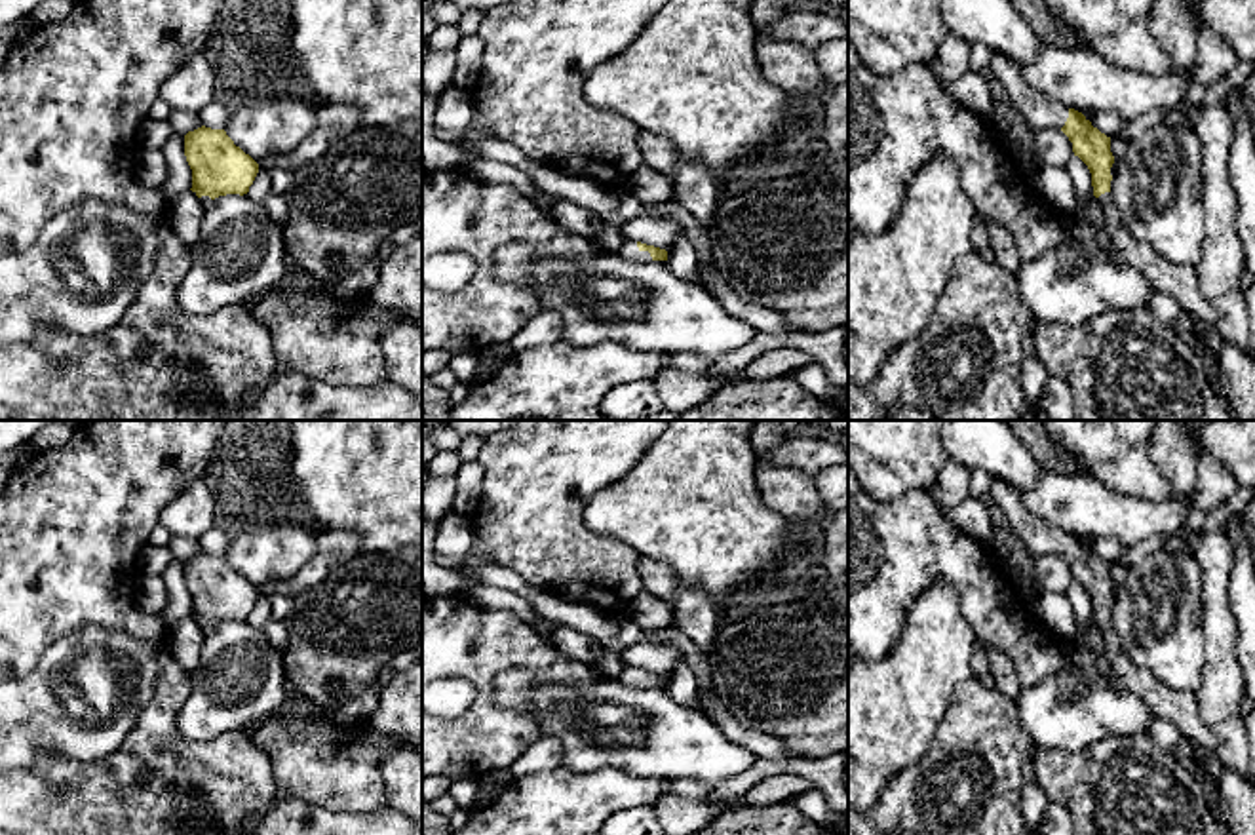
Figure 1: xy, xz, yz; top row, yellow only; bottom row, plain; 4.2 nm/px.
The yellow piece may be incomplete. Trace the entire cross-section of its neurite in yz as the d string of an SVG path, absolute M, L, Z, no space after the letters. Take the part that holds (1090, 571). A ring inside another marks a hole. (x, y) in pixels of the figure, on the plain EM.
M991 476L989 496L1033 555L1057 553L1069 563L1074 582L1091 599L1093 622L1103 635L1107 658L1126 689L1137 694L1156 717L1171 721L1187 742L1211 749L1225 768L1255 782L1249 772L1245 719L1240 713L1221 725L1206 725L1198 715L1194 694L1160 685L1147 670L1130 660L1110 622L1110 593L1114 590L1110 563L1093 553L1082 538L1036 517L1006 479Z

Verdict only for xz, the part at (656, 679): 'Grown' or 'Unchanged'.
Grown

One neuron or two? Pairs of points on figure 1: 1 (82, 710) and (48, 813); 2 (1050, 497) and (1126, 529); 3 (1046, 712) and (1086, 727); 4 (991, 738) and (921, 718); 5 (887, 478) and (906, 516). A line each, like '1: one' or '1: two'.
1: two
2: one
3: one
4: two
5: two

